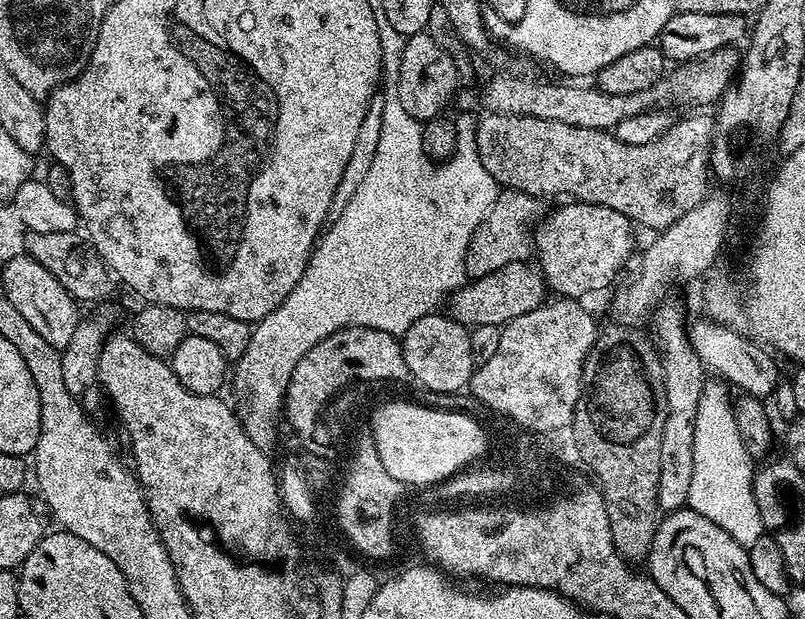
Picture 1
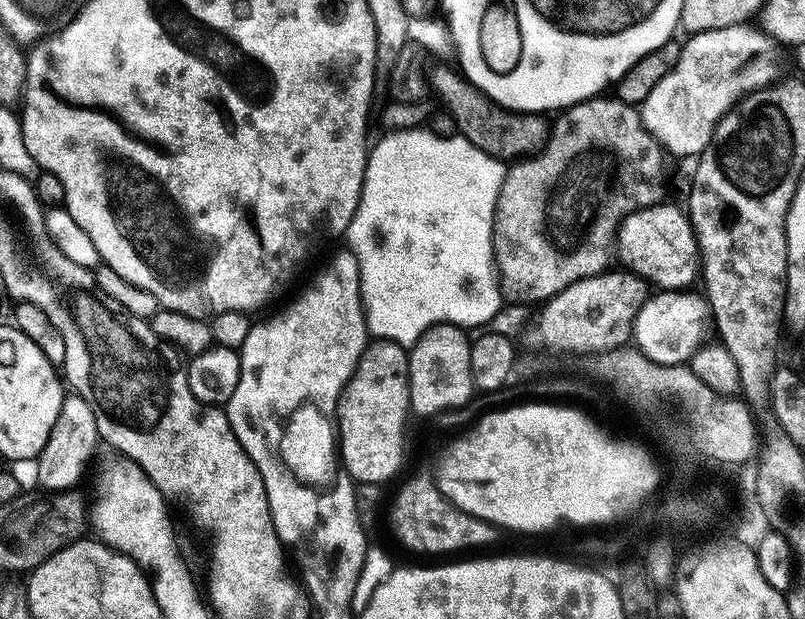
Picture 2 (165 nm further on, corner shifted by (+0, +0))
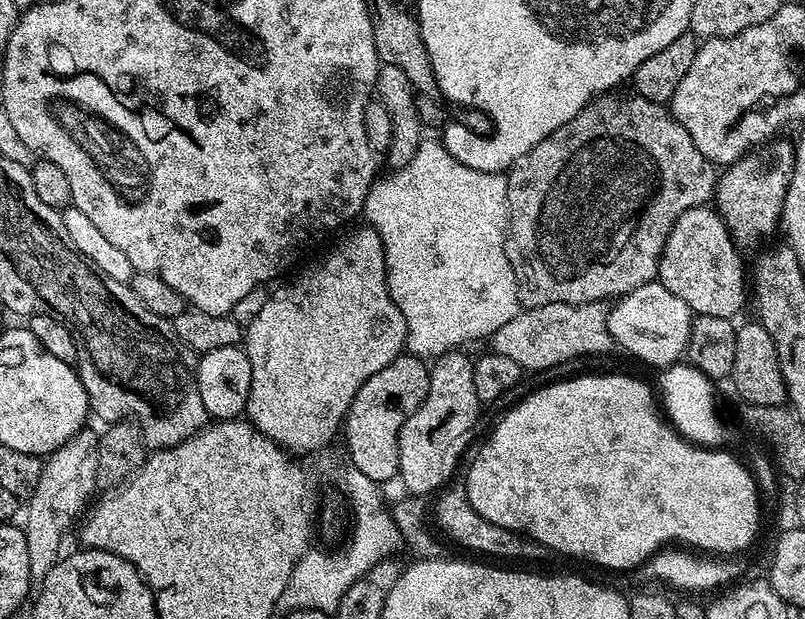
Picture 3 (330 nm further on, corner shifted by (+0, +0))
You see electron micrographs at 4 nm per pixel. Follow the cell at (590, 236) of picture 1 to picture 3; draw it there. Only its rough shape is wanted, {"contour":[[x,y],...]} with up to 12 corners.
{"contour":[[713,207],[688,208],[658,283],[696,316],[736,318],[744,260]]}

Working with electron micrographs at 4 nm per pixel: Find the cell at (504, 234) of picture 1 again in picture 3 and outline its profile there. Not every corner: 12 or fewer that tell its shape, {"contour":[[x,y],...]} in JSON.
{"contour":[[595,96],[507,169],[521,309],[651,284],[717,169]]}

